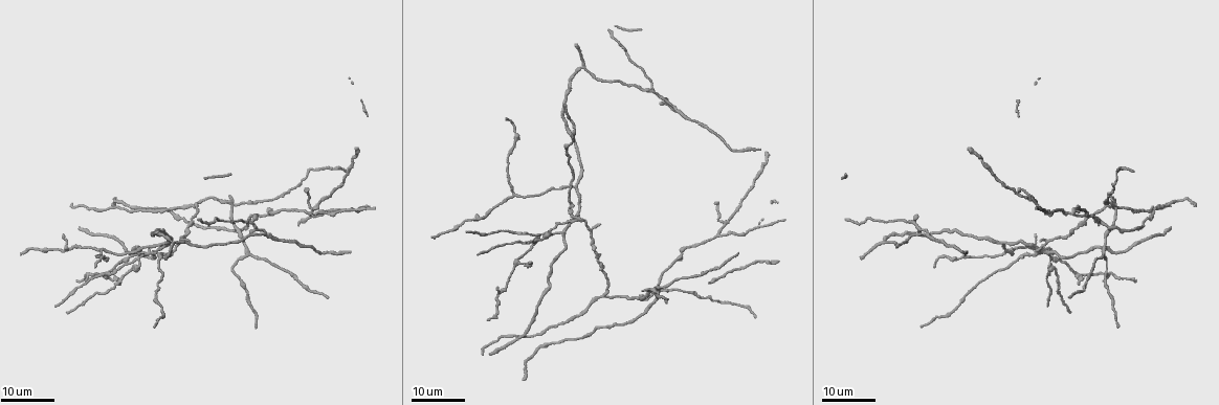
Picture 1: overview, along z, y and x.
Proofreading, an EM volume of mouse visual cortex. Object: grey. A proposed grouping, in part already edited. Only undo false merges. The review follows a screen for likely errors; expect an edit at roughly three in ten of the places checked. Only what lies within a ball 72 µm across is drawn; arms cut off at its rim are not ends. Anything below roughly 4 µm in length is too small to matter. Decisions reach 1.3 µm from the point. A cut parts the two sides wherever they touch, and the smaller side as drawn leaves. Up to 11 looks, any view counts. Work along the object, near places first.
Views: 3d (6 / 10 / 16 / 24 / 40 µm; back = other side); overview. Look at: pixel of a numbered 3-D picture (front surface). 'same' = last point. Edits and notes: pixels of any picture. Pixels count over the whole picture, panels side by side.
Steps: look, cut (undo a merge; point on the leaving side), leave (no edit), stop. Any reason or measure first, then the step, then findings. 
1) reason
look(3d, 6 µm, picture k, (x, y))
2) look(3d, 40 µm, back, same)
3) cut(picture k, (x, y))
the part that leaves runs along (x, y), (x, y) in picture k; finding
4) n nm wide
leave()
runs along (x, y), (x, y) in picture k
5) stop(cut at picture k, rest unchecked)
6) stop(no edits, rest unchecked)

a fork
look(3d, 16 µm, picture 1, (513, 194))

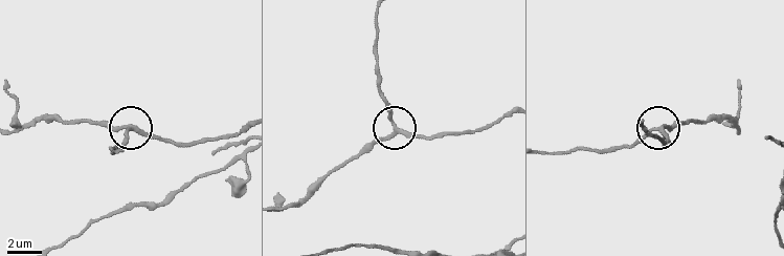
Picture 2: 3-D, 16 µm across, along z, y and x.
closer look
look(3d, 6 µm, picture 2, (394, 130))

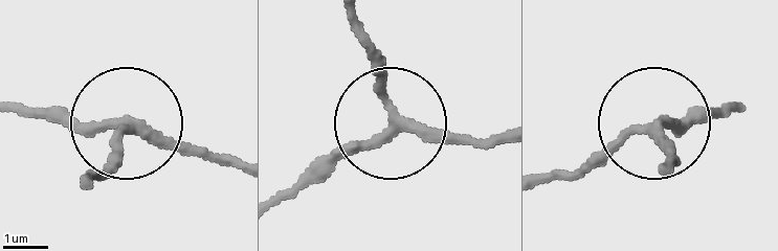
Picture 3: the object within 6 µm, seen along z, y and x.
200 nm wide
leave()
runs along (499, 133), (444, 143), (399, 129), (383, 65), (357, 24) in picture 3; continuous, no second cell

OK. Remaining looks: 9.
three arms meet
look(3d, 24 µm, picture 1, (194, 205))

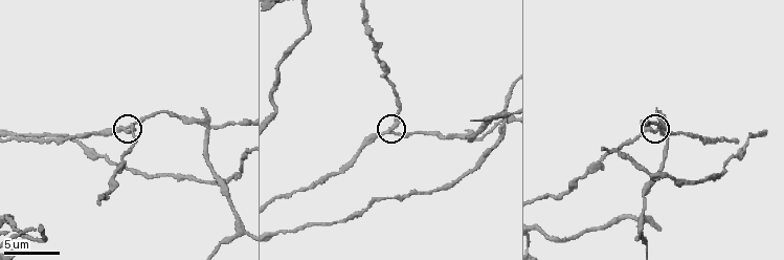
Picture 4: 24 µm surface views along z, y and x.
zoom in
look(3d, 6 µm, picture 4, (391, 134))

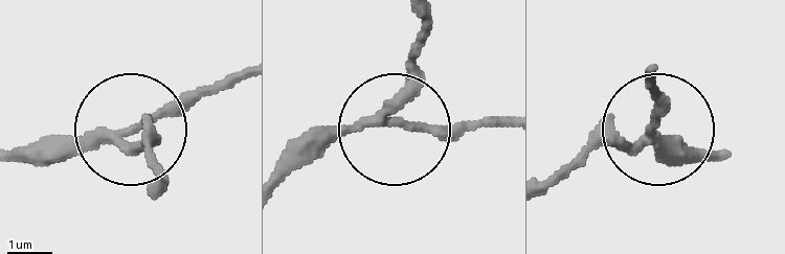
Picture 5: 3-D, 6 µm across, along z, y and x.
look(3d, 6 µm, back, picture 5, (124, 134))

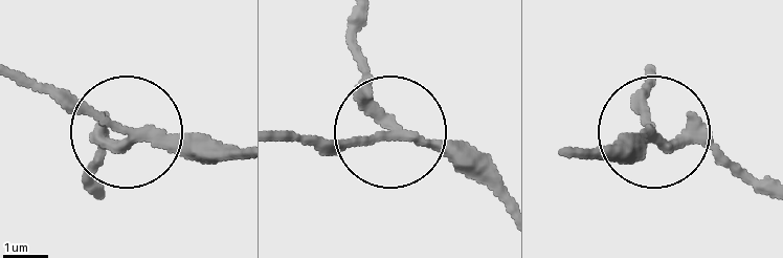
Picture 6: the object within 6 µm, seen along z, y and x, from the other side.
leave()
runs along (359, 27), (378, 117), (483, 158) in picture 6; continuous, no second cell

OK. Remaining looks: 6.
three arms meet
look(3d, 10 µm, picture 4, (639, 230))

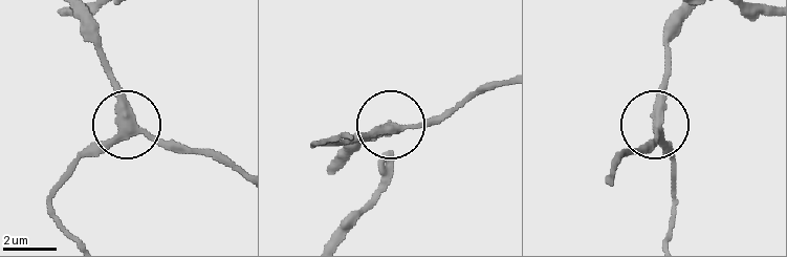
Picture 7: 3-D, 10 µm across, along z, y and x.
other side
look(3d, 10 µm, back, picture 7, (658, 129))

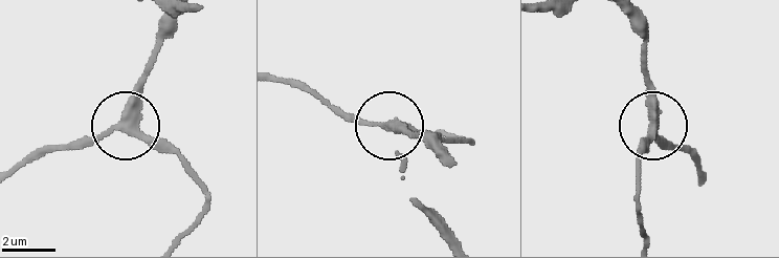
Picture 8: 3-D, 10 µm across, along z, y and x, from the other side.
290 nm wide
leave()
runs along (628, 15), (653, 124), (640, 175) in picture 8; continuous, no second cell

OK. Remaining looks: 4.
side arm on a straight run
look(3d, 24 µm, picture 1, (925, 233))

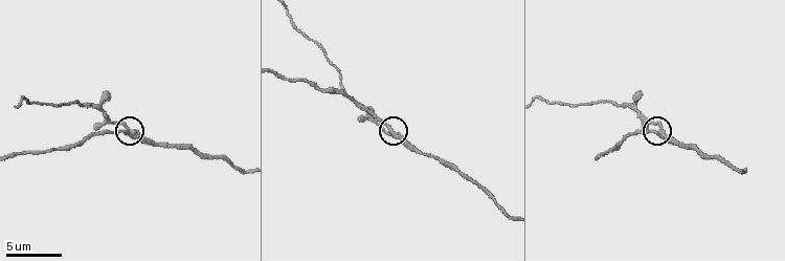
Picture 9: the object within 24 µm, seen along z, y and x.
look(3d, 6 µm, picture 9, (130, 130))

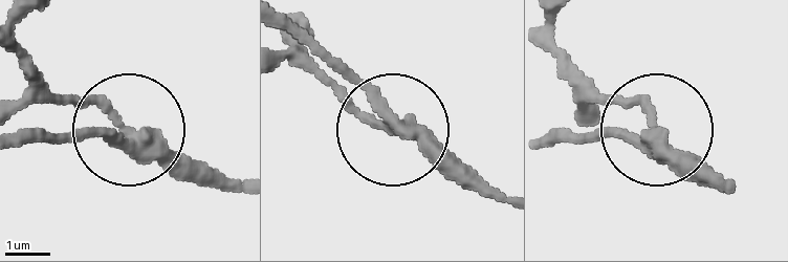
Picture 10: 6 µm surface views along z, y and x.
280 nm wide
cut(picture 10, (104, 106))
the part that leaves runs along (143, 143), (22, 64) in picture 10; two cells meet here

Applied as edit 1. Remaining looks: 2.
stop(cut at picture 10, rest unchecked)

